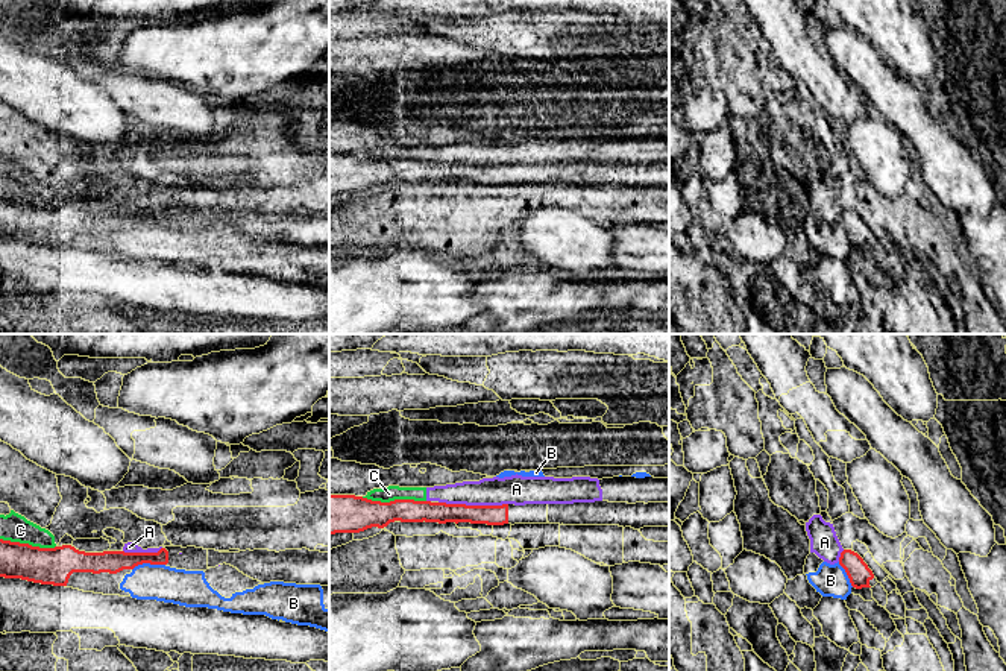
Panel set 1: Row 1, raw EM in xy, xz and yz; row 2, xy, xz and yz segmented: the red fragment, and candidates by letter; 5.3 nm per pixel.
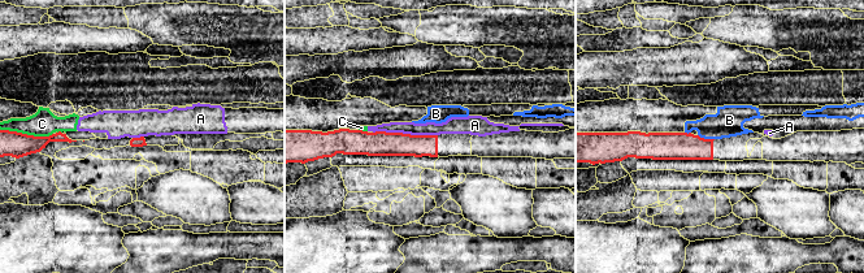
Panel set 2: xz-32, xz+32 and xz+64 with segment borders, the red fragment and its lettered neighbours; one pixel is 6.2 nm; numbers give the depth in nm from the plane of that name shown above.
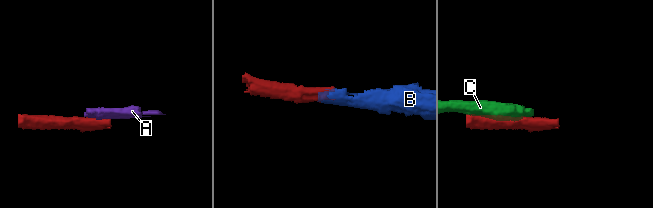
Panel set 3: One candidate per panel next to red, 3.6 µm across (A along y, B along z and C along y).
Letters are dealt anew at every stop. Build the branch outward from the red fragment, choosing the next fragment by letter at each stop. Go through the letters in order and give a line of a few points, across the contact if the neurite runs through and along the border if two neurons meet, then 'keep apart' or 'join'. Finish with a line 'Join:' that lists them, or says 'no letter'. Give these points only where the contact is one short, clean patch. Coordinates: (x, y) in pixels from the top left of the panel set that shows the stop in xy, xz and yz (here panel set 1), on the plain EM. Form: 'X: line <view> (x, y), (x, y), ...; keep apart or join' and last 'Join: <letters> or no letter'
A: line xz (439, 161), (507, 164); keep apart
B: line xy (164, 223), (138, 223), (132, 229); keep apart
C: keep apart
Join: no letter

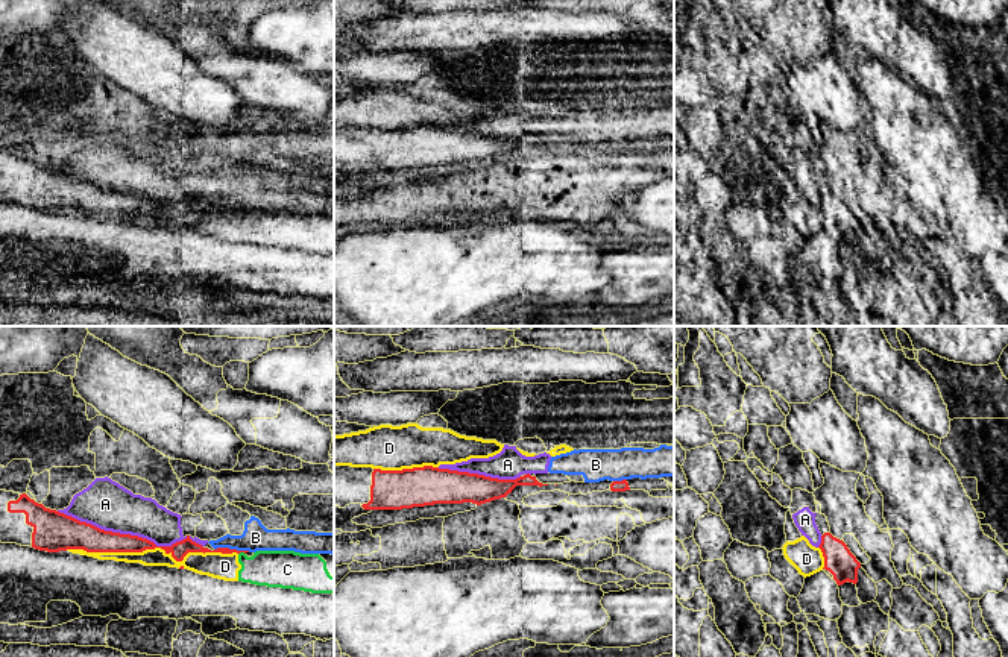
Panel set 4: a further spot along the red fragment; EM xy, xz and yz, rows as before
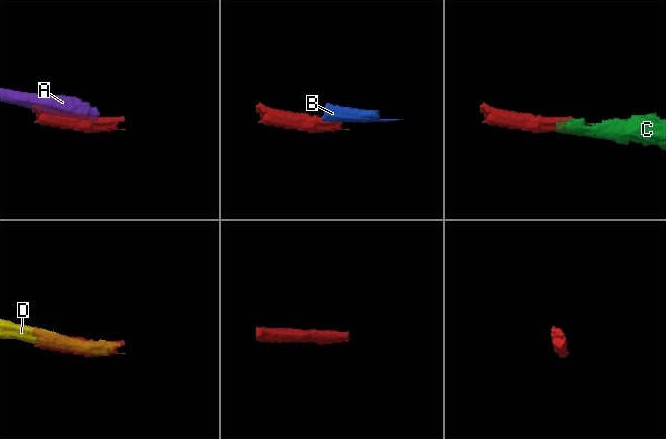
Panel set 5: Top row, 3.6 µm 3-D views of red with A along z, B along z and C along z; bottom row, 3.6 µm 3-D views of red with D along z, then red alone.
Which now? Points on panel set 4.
A: keep apart
B: line xy (214, 208), (249, 211); keep apart
C: line xy (245, 213), (239, 214); keep apart
D: keep apart
Join: no letter

